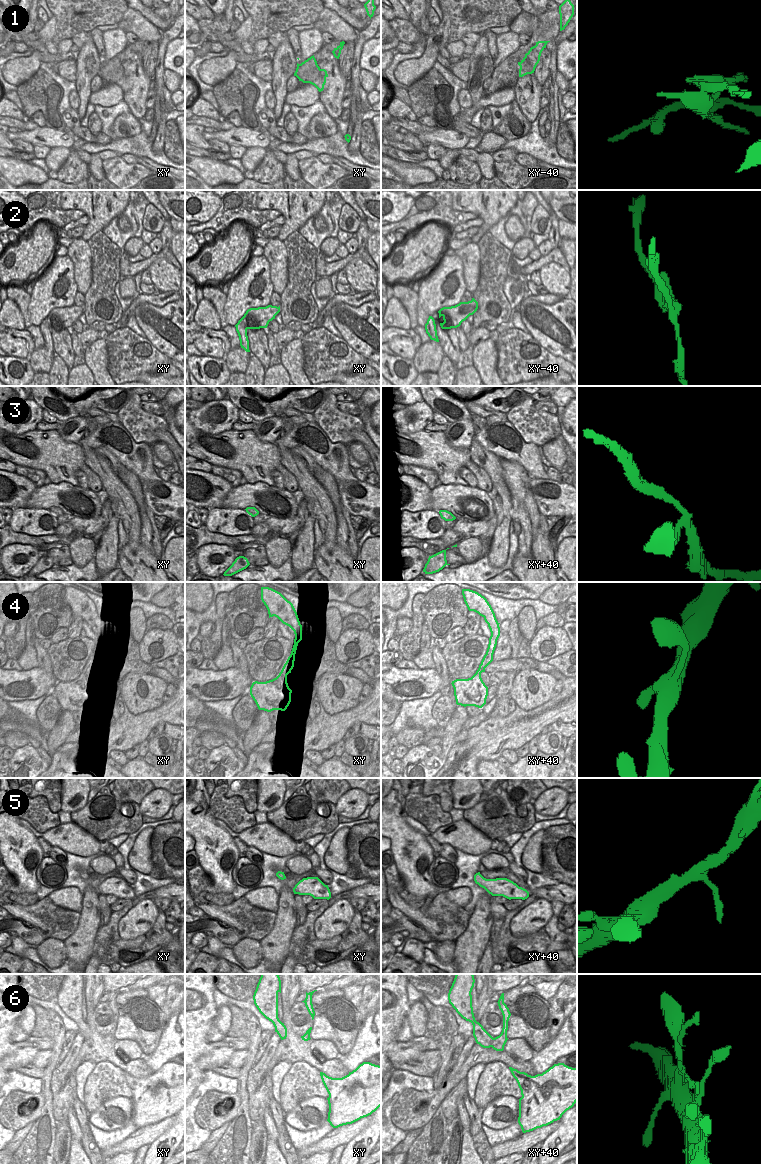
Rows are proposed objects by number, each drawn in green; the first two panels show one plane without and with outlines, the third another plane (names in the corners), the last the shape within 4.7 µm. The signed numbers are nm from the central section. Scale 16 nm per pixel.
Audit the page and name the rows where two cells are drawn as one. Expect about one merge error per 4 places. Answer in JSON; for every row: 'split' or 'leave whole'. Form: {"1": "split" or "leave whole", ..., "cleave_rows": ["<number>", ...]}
{"1": "split", "2": "split", "3": "leave whole", "4": "leave whole", "5": "leave whole", "6": "leave whole", "cleave_rows": ["1", "2"]}

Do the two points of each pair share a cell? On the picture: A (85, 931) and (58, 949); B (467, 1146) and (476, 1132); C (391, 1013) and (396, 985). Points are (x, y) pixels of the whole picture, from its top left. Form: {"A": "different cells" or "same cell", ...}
{"A": "different cells", "B": "different cells", "C": "same cell"}

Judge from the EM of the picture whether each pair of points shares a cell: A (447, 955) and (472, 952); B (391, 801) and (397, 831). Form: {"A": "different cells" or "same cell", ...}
{"A": "different cells", "B": "different cells"}

